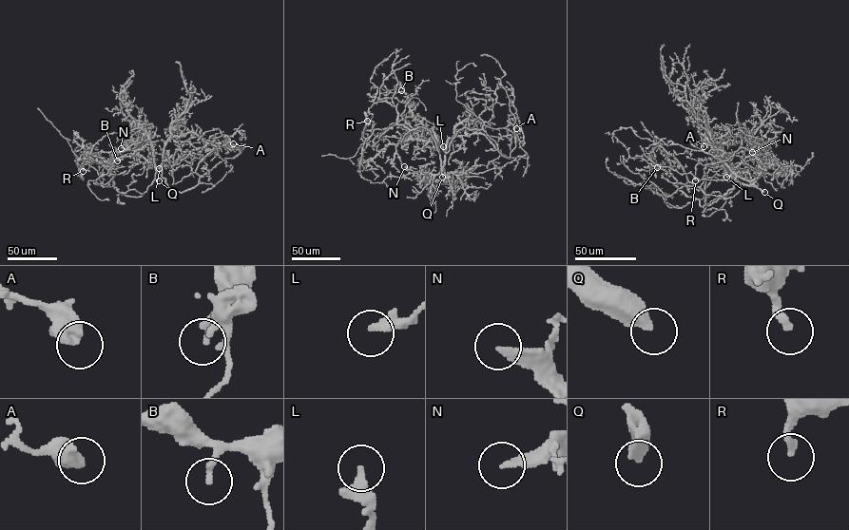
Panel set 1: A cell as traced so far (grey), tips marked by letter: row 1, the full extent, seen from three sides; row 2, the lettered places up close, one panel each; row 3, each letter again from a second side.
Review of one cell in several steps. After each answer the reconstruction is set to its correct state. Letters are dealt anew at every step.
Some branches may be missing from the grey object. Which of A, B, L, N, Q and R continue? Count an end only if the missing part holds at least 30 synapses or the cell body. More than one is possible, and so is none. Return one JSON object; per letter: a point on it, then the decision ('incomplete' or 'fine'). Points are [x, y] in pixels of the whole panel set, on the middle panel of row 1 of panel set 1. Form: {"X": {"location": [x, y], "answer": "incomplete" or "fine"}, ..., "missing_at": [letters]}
{"A": {"location": [516, 128], "answer": "fine"}, "B": {"location": [401, 90], "answer": "fine"}, "L": {"location": [443, 146], "answer": "fine"}, "N": {"location": [404, 166], "answer": "incomplete"}, "Q": {"location": [442, 177], "answer": "incomplete"}, "R": {"location": [367, 121], "answer": "fine"}, "missing_at": ["N", "Q"]}

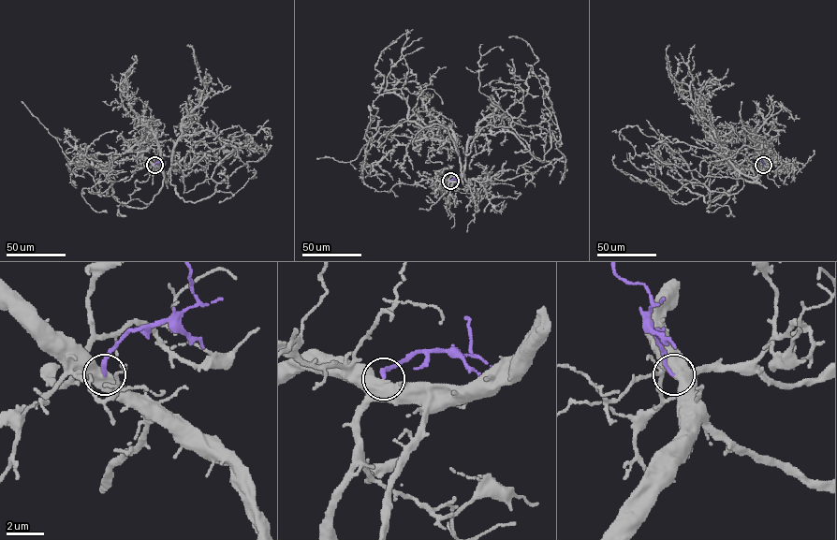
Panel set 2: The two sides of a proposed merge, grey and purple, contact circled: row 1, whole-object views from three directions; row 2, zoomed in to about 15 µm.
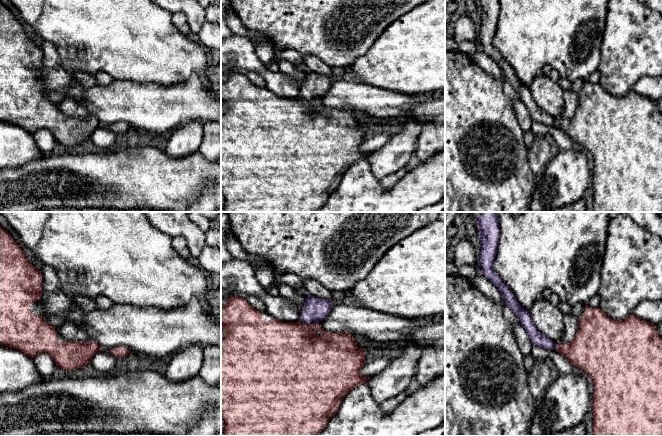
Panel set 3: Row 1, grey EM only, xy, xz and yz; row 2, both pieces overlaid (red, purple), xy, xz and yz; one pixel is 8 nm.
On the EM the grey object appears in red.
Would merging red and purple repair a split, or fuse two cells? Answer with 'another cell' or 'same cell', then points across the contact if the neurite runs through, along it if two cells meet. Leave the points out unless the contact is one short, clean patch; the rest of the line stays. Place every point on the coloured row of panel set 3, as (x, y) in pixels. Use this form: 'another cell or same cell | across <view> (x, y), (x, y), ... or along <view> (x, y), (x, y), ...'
same cell | across xz (294, 349), (314, 325), (315, 309)

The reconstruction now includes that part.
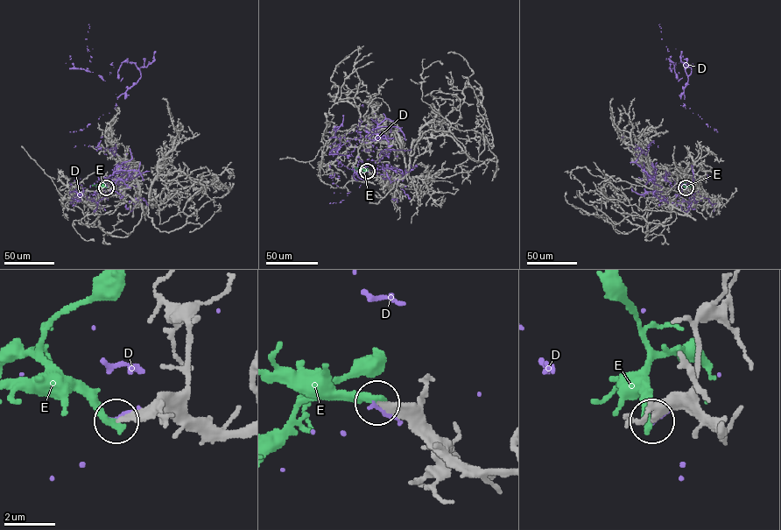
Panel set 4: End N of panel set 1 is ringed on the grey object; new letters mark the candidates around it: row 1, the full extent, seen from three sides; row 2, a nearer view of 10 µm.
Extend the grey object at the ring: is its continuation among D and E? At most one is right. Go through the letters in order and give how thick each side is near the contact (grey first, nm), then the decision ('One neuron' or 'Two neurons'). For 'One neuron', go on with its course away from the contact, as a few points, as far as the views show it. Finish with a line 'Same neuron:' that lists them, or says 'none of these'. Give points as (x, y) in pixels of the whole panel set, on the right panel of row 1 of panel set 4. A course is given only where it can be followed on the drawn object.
D: Thickness 280 nm (grey) against 160 nm. Two neurons
E: Thickness 240 nm (grey) against 320 nm. One neuron
Same neuron: E

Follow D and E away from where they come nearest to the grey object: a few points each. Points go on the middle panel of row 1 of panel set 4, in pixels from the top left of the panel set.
D: (367, 171), (369, 137), (389, 118), (358, 132), (402, 173), (385, 155), (334, 153), (332, 178)
E: (367, 171), (357, 168), (352, 171)

